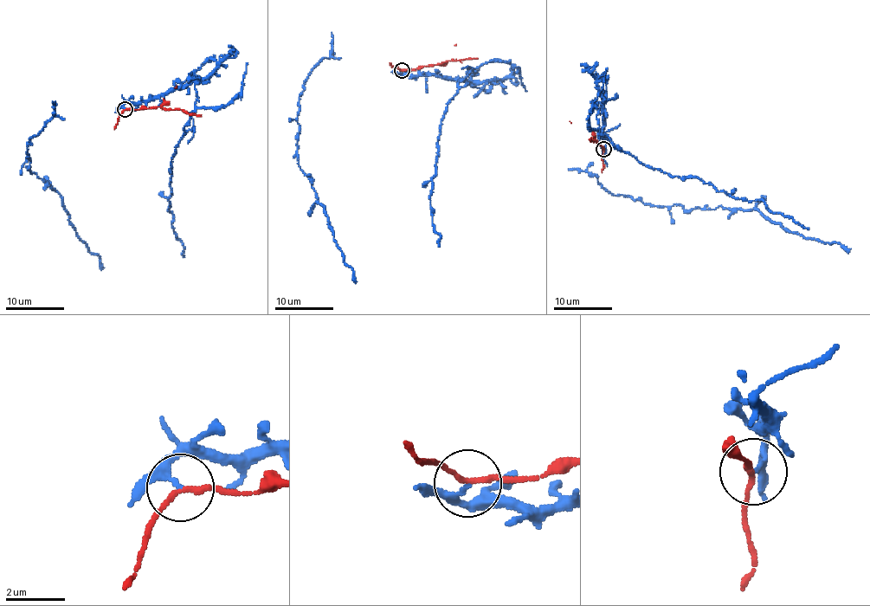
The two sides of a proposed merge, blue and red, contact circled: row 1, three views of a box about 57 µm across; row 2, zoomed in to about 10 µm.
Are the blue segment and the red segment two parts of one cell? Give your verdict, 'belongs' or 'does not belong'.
does not belong

